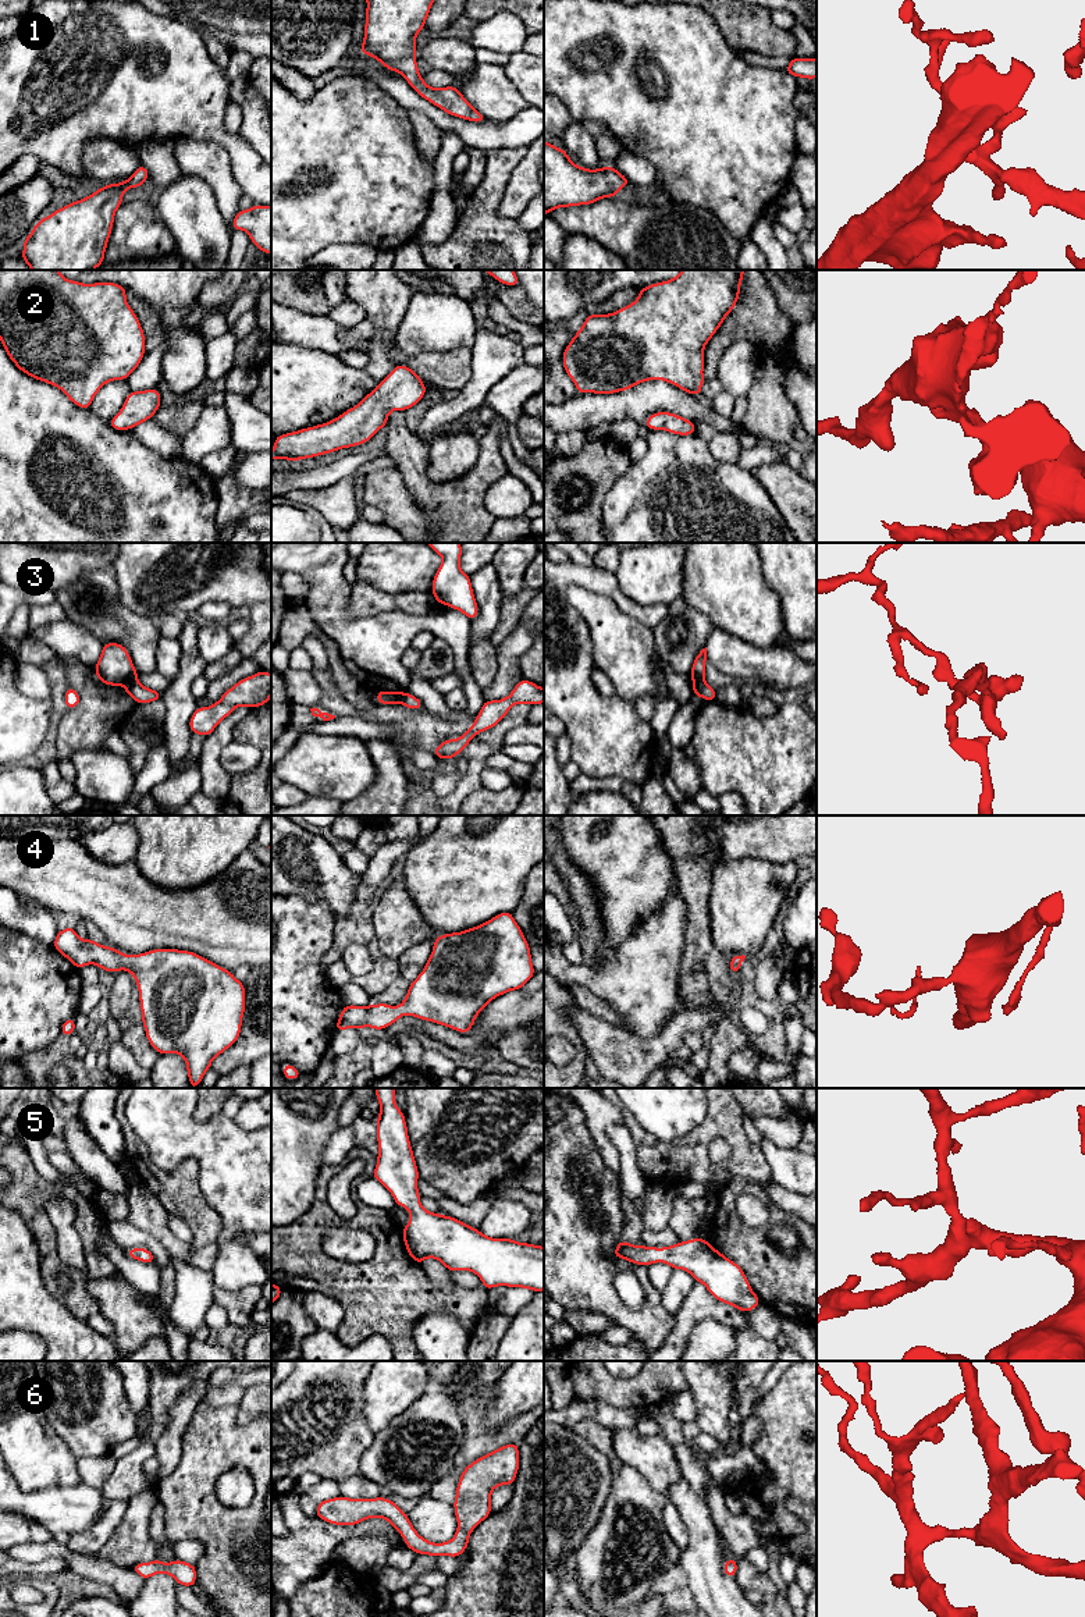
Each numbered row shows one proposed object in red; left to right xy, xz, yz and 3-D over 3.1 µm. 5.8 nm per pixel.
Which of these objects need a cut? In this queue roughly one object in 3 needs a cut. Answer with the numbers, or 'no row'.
3

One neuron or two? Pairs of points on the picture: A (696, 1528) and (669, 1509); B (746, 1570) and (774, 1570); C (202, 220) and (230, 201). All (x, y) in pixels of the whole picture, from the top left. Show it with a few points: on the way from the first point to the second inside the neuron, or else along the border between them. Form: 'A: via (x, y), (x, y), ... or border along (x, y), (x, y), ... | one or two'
A: border along (668, 1499), (686, 1528), (687, 1546), (685, 1549) | two
B: border along (765, 1573), (778, 1595) | two
C: border along (201, 180), (212, 189), (219, 212), (231, 233) | two

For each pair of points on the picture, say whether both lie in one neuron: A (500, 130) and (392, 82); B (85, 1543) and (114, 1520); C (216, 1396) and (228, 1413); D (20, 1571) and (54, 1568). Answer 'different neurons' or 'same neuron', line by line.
A: same neuron
B: same neuron
C: different neurons
D: same neuron

